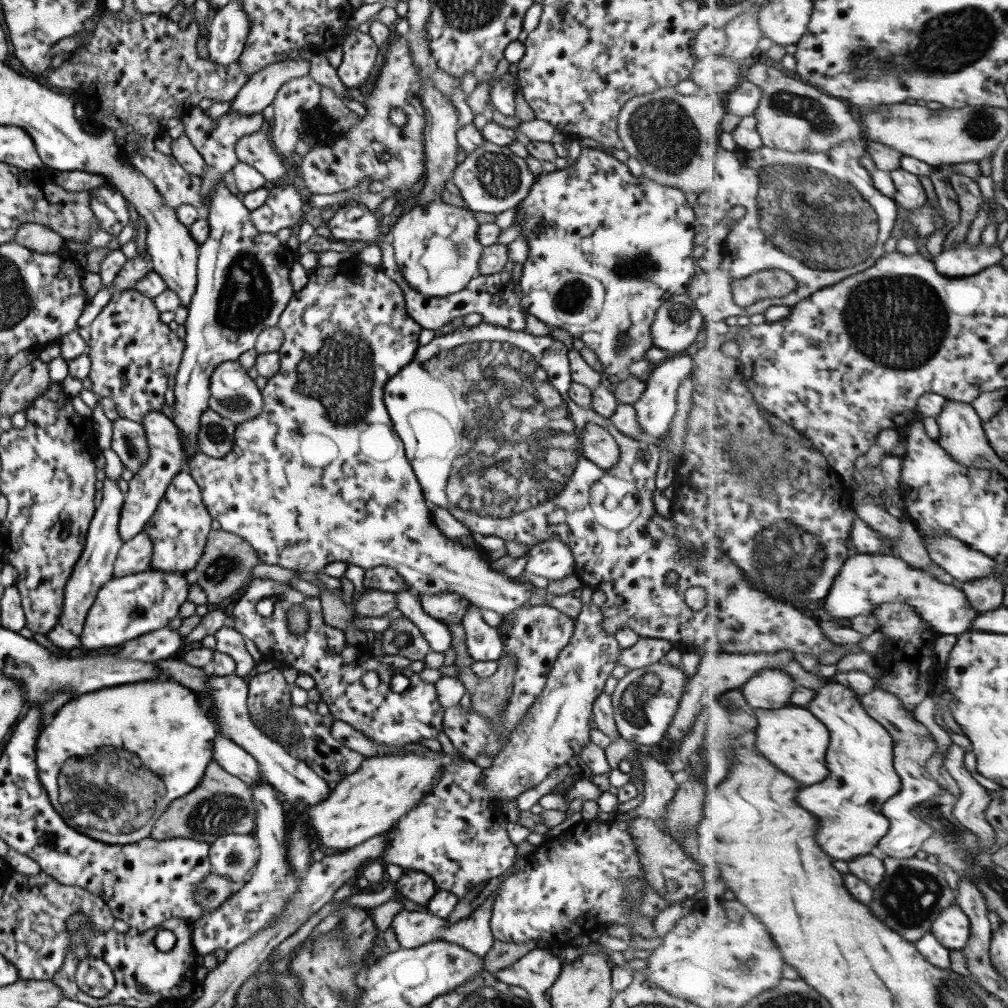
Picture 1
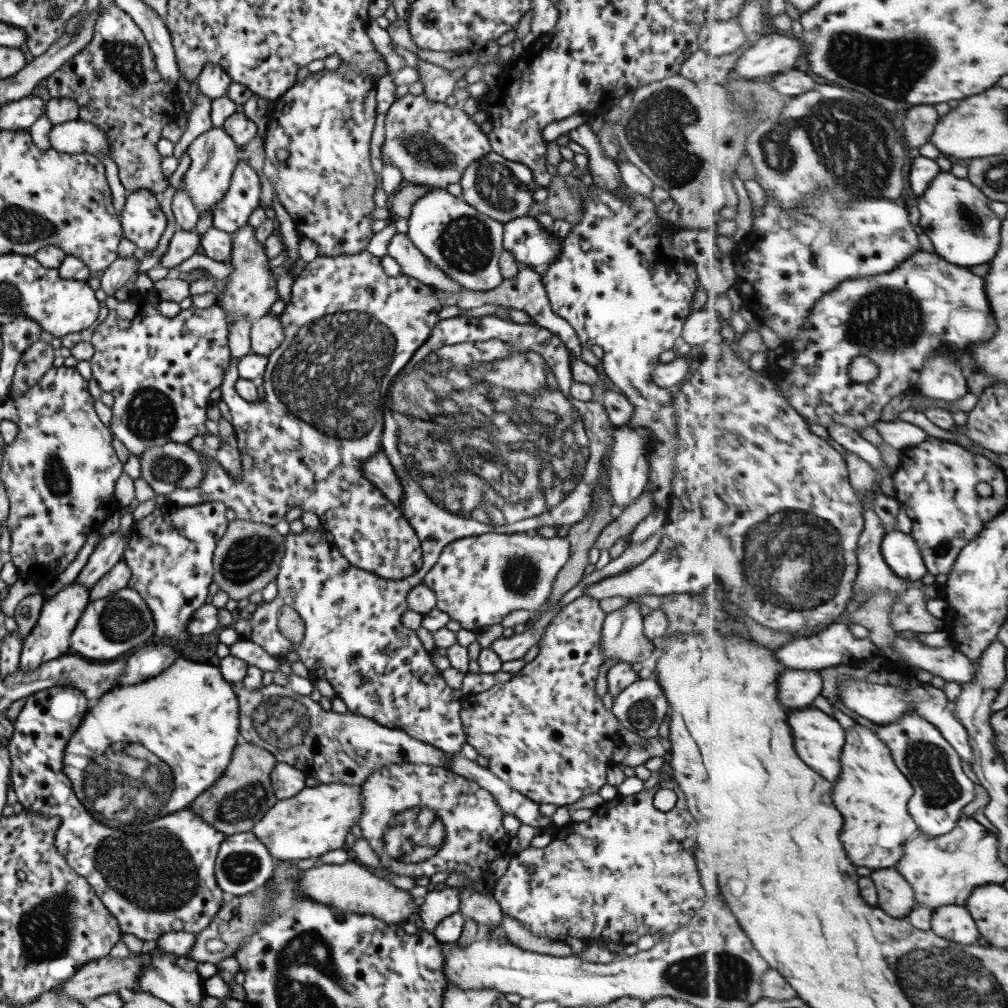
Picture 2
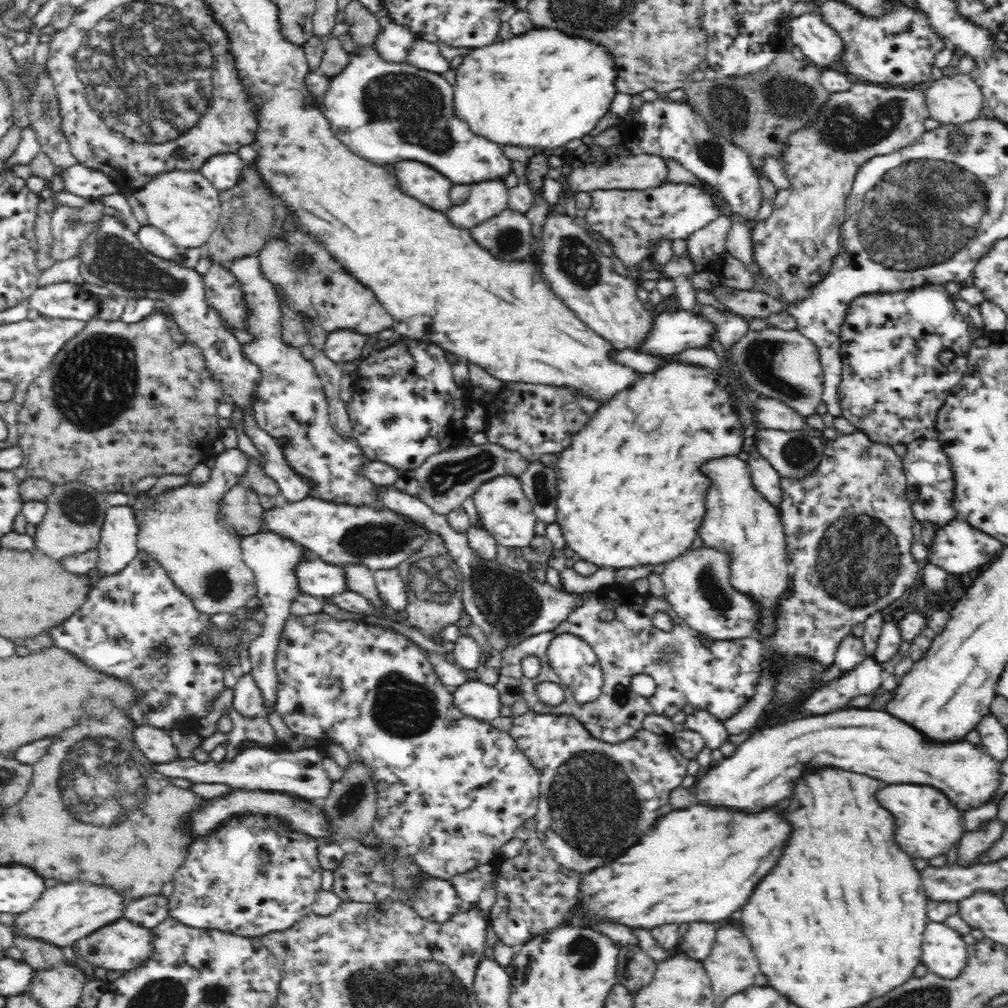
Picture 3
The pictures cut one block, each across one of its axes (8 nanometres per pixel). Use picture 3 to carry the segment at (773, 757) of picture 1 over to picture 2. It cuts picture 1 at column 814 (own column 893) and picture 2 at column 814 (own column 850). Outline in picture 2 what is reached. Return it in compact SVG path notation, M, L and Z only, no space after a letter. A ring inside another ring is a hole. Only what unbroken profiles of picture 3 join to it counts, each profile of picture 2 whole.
M818 708L792 709L791 728L795 730L795 746L799 746L799 754L813 768L819 770L829 782L837 782L841 776L841 750L845 746L846 730L835 720L833 715ZM803 710L803 712L801 712Z

